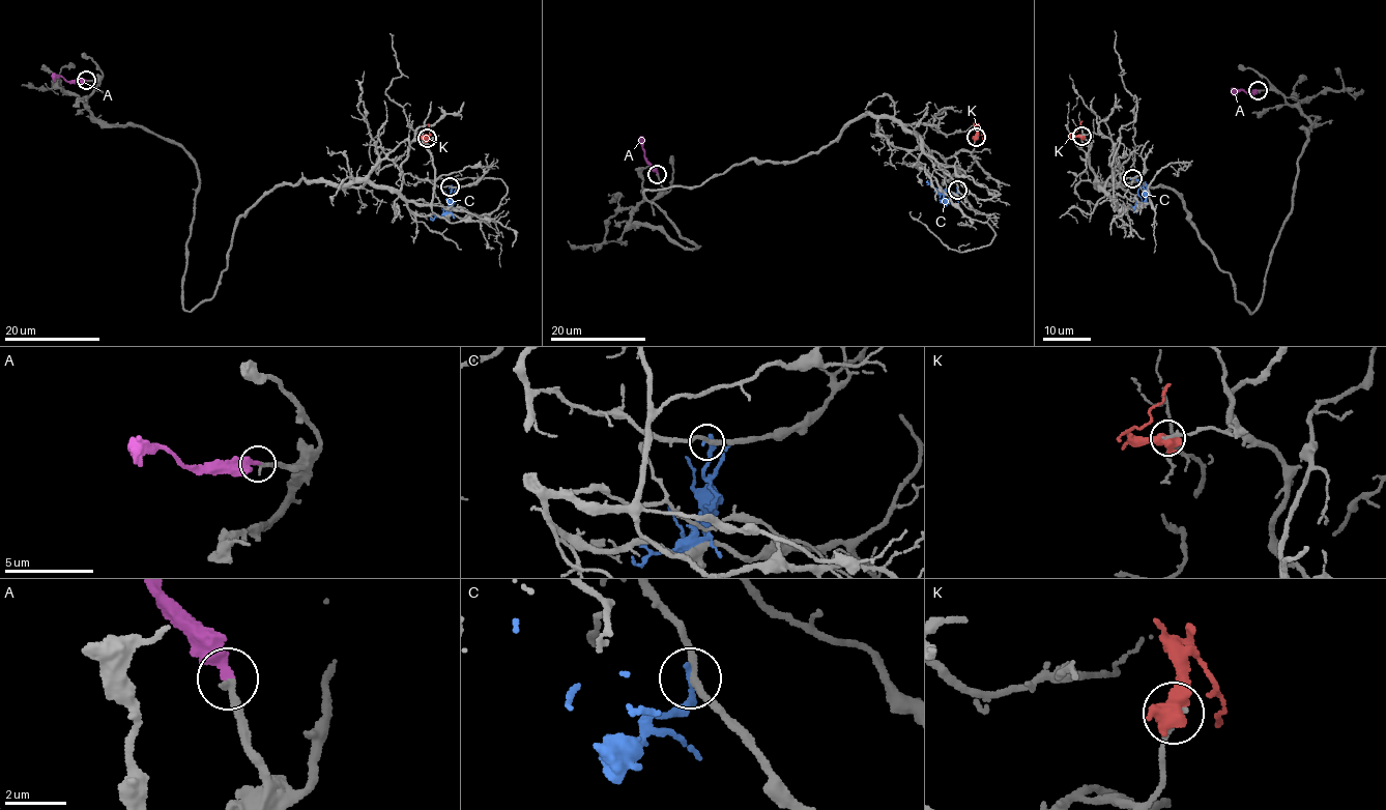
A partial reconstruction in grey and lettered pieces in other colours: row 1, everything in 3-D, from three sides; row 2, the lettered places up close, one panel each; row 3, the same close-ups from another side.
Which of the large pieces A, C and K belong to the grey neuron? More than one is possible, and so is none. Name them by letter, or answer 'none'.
A

